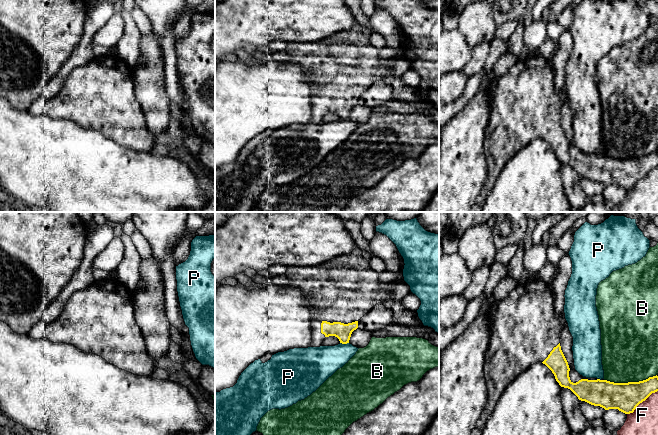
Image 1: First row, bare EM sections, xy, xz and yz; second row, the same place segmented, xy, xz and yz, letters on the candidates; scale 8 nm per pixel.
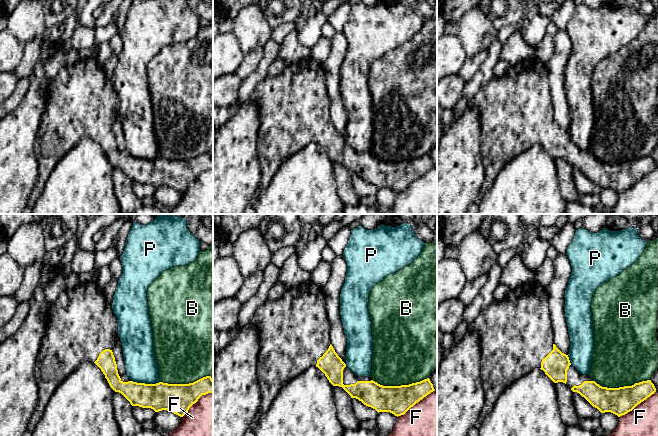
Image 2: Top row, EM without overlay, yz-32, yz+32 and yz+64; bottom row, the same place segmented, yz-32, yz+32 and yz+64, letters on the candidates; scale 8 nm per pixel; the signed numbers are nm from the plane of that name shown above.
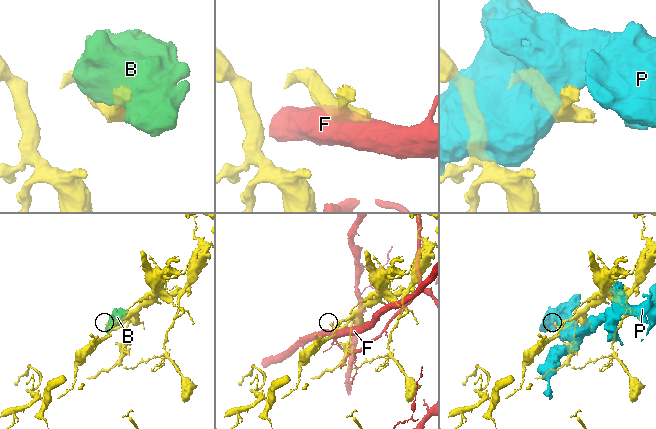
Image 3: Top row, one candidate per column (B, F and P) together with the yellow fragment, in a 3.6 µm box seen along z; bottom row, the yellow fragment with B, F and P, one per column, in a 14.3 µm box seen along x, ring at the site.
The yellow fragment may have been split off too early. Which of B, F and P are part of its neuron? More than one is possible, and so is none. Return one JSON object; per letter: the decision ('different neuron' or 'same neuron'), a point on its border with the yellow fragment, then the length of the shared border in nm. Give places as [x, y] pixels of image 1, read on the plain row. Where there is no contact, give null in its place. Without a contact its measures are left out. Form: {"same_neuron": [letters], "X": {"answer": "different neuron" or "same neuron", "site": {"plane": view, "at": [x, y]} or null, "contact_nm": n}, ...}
{"same_neuron": [], "B": {"answer": "different neuron", "site": {"plane": "yz", "at": [630, 158]}, "contact_nm": 420}, "F": {"answer": "different neuron", "site": {"plane": "yz", "at": [641, 178]}, "contact_nm": 320}, "P": {"answer": "different neuron", "site": {"plane": "xz", "at": [344, 119]}, "contact_nm": 70}}

